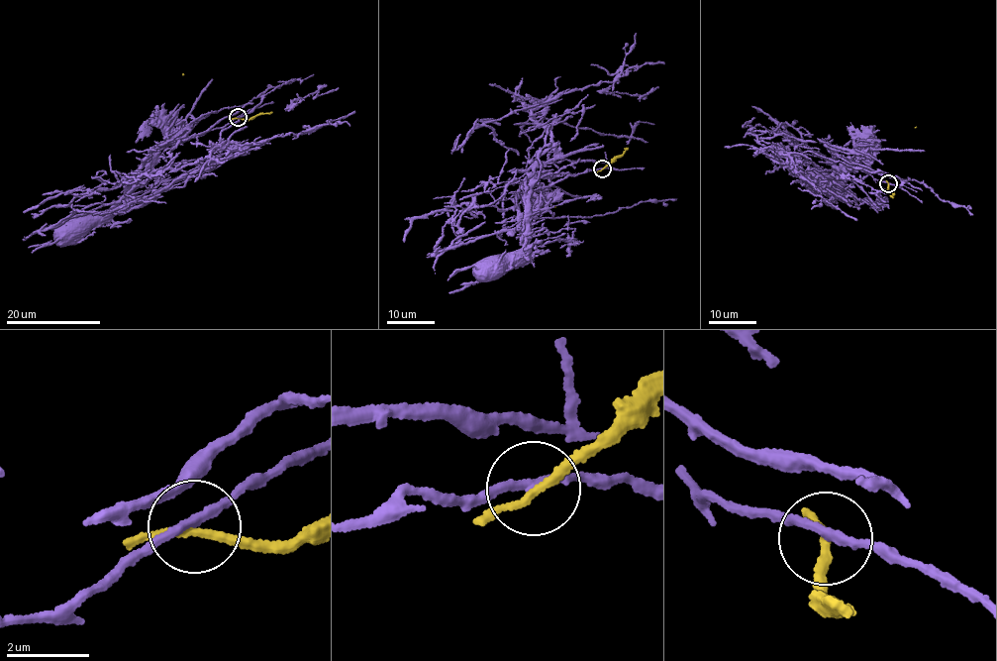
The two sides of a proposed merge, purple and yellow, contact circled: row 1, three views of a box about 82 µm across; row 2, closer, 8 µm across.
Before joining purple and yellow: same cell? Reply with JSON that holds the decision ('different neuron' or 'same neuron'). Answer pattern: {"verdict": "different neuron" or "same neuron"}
{"verdict": "different neuron"}

